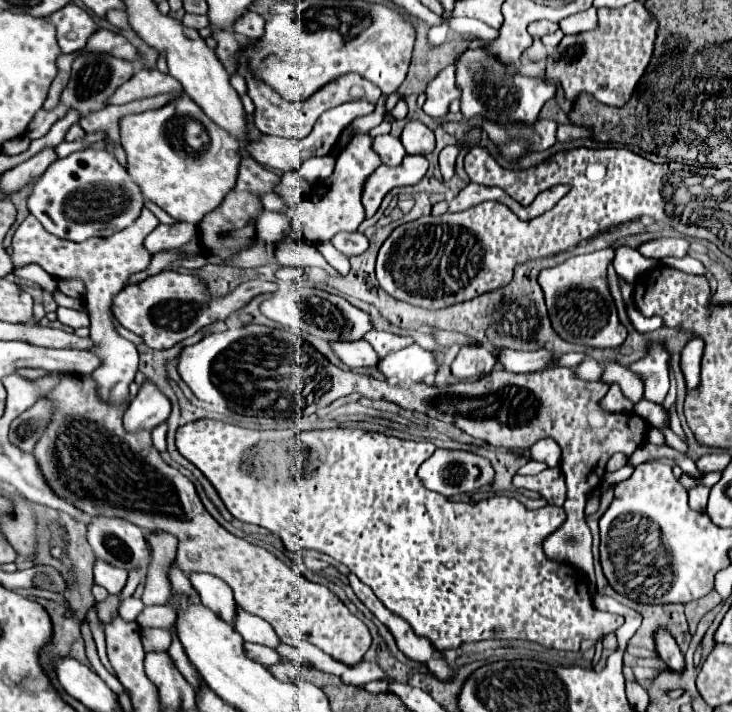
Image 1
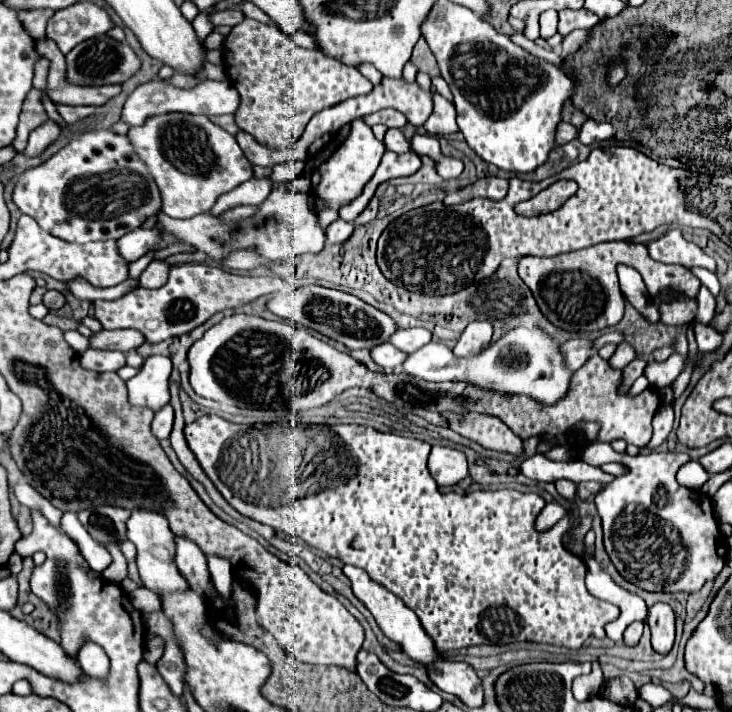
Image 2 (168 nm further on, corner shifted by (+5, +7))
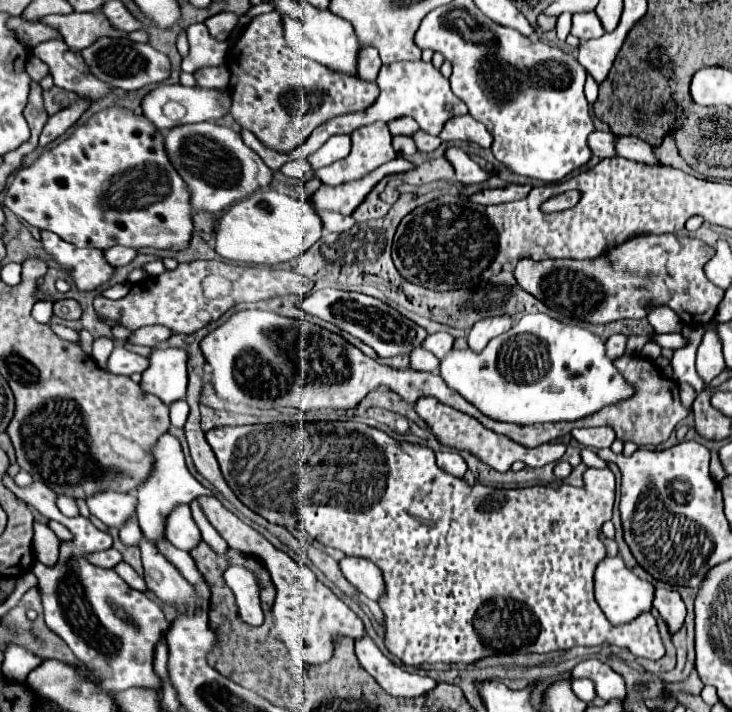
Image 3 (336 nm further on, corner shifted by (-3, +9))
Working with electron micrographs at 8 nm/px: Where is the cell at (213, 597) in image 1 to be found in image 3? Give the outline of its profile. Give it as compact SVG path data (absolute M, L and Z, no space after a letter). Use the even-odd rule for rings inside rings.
M178 504L168 514L164 534L176 548L186 550L186 552L192 550L194 546L198 546L198 542L202 540L198 526L194 526L194 520L192 520L188 504Z

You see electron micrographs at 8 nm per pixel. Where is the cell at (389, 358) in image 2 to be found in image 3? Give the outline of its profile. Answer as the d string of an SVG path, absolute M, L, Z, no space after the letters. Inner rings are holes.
M424 348L414 350L410 354L410 362L412 362L410 368L414 368L414 370L426 370L426 372L434 372L434 374L440 372L440 360L432 352L428 352Z

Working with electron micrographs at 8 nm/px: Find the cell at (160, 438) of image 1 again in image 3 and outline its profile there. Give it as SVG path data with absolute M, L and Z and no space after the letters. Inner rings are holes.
M178 400L178 402L170 404L170 422L174 426L182 428L184 422L186 422L186 416L188 416L188 404L186 404L186 400Z

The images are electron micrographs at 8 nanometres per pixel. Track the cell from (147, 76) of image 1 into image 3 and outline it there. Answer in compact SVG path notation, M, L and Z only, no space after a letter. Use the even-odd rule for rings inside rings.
M60 38L38 44L32 54L48 64L58 88L88 96L92 100L100 100L110 92L106 82L92 76L82 54L66 46L66 42L62 42Z

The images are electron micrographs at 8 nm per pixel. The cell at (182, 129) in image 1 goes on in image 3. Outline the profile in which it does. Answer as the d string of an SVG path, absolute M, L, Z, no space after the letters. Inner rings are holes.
M214 122L176 126L166 132L164 142L170 162L192 190L192 206L196 212L222 212L272 182L272 170L242 142L240 134Z

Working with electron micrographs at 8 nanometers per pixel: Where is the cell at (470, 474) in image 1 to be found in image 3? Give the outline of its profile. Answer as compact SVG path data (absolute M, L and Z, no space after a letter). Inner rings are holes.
M438 452L436 454L436 464L444 472L448 472L448 474L452 474L456 478L462 478L464 472L466 472L466 462L462 460L462 456L458 452Z

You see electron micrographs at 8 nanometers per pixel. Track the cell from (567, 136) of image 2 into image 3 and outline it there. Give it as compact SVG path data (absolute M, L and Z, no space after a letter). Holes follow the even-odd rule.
M594 132L590 136L590 148L594 150L594 154L598 158L612 158L618 156L616 154L616 146L614 146L614 134L612 132Z

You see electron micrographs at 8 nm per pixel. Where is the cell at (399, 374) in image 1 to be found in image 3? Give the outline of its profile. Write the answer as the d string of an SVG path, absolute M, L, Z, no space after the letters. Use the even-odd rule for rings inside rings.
M526 314L508 332L492 338L482 352L452 350L440 366L440 376L446 384L474 404L484 416L518 424L546 424L546 422L576 422L600 412L606 406L620 404L634 396L636 388L618 372L614 360L606 356L606 342L582 326L570 326L550 318L548 314Z

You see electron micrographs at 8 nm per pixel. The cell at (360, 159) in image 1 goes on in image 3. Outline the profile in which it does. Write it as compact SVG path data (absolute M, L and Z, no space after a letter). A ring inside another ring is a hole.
M374 122L374 126L364 126L362 130L354 130L350 138L352 138L352 150L344 160L338 160L332 166L316 170L318 178L324 184L336 186L350 180L358 180L370 170L398 156L396 150L392 148L392 134L388 126L382 122Z

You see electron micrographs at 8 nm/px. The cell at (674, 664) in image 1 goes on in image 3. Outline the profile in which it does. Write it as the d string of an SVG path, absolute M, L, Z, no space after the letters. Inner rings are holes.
M656 588L654 592L654 608L660 612L660 616L666 620L670 632L674 634L676 630L680 630L680 626L684 624L684 616L686 616L686 606L680 598L678 592L668 590L668 588Z

